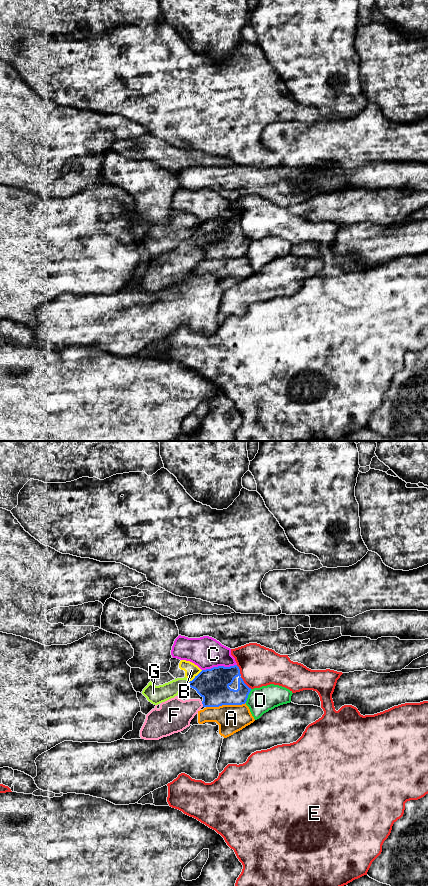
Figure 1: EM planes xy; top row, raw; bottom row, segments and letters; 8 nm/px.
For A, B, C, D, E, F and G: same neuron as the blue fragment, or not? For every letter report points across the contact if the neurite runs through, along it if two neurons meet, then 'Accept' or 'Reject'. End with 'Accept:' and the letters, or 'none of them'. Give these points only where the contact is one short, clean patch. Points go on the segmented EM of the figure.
A: Boundary: xy (245, 702), (206, 707). Reject
B: Reject
C: Reject
D: Reject
E: Reject
F: Reject
G: Reject
Accept: none of them

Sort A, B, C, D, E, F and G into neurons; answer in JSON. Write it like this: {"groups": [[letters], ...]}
{"groups": [["A"], ["B", "G"], ["C"], ["D"], ["E"], ["F"]]}

